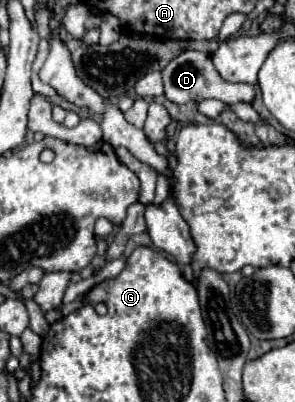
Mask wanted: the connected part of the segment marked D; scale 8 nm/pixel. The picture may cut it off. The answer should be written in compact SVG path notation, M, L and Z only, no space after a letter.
M184 51L176 59L172 59L166 69L162 71L164 79L164 95L172 103L188 103L188 101L202 101L202 99L220 99L226 105L236 105L236 103L252 103L256 99L256 89L254 85L244 85L244 83L230 83L220 77L216 71L212 59L204 51Z

